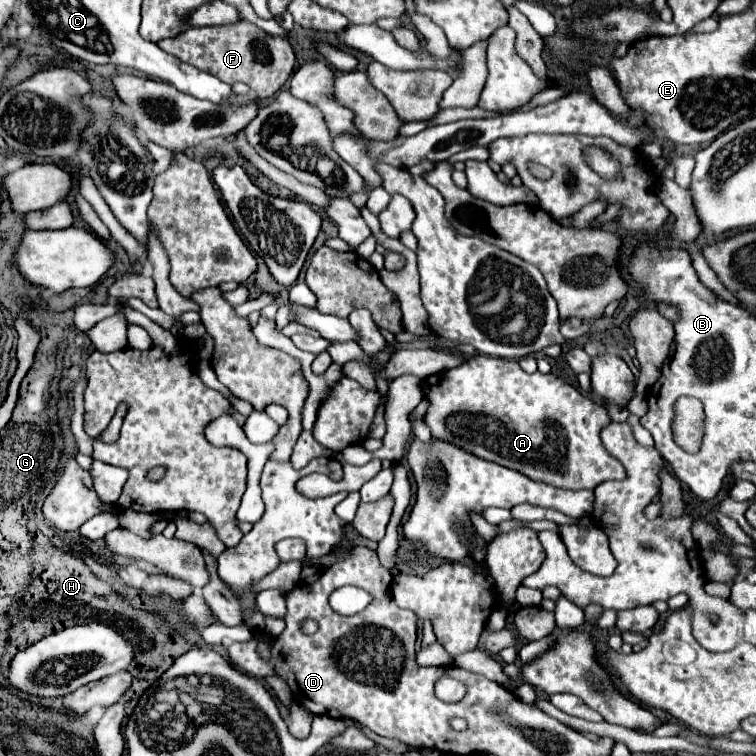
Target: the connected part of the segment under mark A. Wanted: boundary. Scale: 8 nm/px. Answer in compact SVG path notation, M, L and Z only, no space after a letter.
M474 355L464 365L430 375L422 381L422 393L428 401L424 415L434 439L448 441L480 459L516 469L530 479L564 487L564 489L592 489L608 479L624 479L620 461L610 459L600 443L600 431L612 421L602 403L580 395L572 385L548 373L524 373L516 361L488 355Z

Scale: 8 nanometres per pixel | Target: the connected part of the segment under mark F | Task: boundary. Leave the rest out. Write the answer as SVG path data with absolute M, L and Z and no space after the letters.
M240 21L232 25L216 27L192 27L176 37L158 41L164 51L176 55L180 61L192 67L216 75L224 83L242 81L252 89L252 95L260 101L272 99L272 95L290 79L294 69L294 51L290 43L282 37L272 37L266 33L266 57L264 57L264 31L254 23Z

